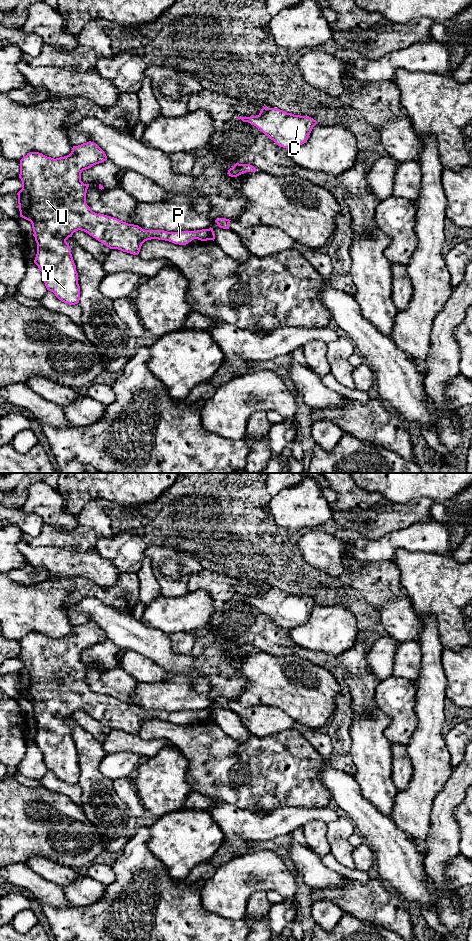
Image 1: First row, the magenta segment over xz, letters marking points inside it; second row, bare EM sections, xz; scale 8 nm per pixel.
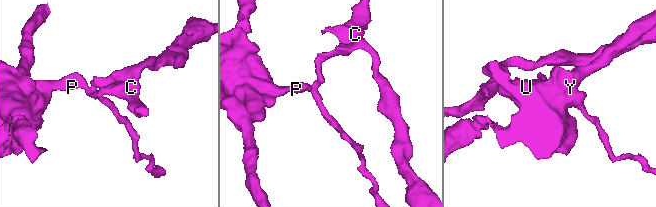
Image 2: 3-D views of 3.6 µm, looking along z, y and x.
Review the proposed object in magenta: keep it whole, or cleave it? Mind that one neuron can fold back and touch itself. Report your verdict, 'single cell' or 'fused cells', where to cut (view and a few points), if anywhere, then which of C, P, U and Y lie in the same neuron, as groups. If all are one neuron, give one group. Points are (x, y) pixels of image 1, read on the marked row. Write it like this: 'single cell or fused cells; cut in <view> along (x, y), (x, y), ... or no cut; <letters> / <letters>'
fused cells; cut in xz along (208, 229), (209, 239); C / P U Y

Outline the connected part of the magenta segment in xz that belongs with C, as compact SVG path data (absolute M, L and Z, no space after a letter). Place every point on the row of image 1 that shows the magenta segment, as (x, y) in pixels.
M264 106L256 116L236 118L256 126L278 146L288 150L304 144L317 124L309 116L294 115Z

